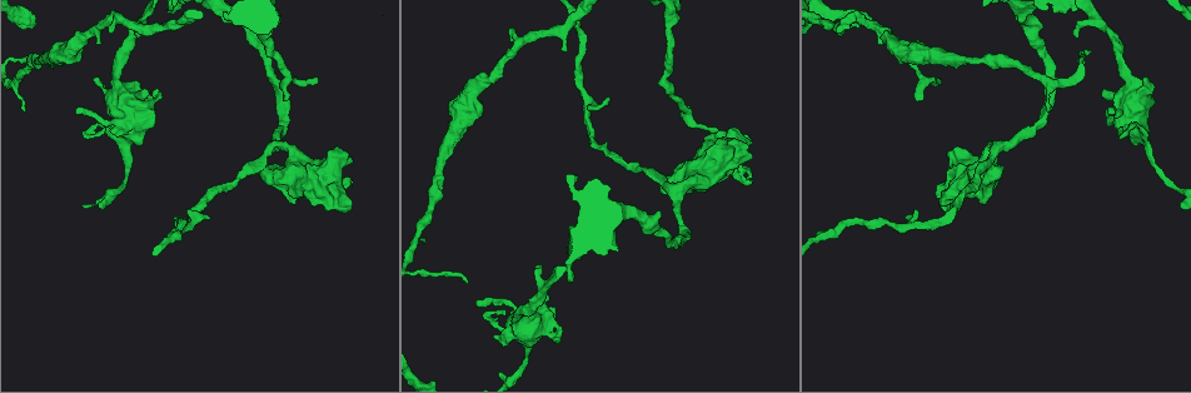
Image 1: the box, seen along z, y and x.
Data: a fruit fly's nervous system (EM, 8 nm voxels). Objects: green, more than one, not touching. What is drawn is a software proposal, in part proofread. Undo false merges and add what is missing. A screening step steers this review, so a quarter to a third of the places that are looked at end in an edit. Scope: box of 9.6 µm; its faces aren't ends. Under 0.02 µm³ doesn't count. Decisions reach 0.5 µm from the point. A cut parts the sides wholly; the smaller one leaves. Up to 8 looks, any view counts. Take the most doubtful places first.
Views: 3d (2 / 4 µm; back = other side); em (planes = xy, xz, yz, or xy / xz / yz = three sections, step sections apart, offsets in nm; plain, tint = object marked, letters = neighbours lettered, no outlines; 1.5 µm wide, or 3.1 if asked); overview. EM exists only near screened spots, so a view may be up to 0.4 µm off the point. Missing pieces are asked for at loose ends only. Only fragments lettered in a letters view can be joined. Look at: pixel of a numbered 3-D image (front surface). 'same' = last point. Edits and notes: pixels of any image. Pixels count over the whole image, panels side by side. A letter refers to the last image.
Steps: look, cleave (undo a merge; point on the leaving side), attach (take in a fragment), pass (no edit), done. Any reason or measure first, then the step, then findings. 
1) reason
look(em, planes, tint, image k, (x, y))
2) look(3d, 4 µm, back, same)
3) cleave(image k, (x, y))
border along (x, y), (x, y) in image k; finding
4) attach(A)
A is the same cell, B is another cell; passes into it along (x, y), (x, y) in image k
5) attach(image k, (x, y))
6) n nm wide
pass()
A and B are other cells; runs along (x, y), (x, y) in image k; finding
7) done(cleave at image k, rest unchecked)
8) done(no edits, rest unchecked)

thin end
look(3d, 4 µm, image 1, (687, 105))

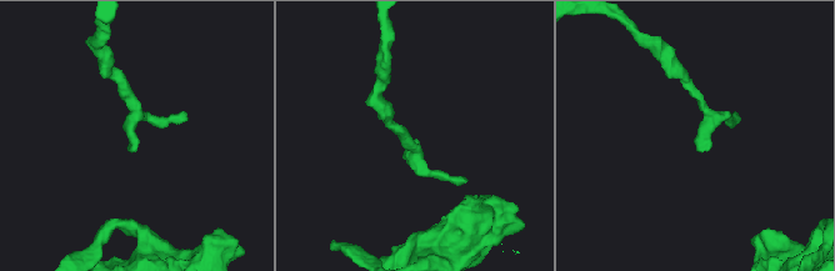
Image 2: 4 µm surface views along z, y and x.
look(em, planes, plain, image 2, (131, 150))

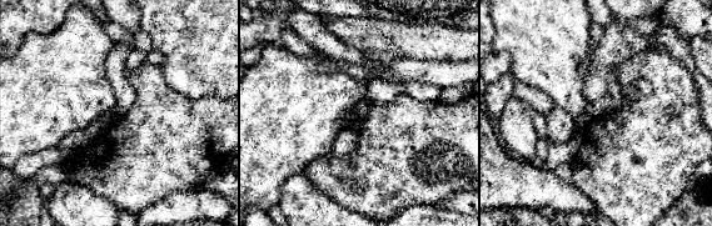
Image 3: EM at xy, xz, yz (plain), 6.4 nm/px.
what lies round it
look(em, planes, letters, same)

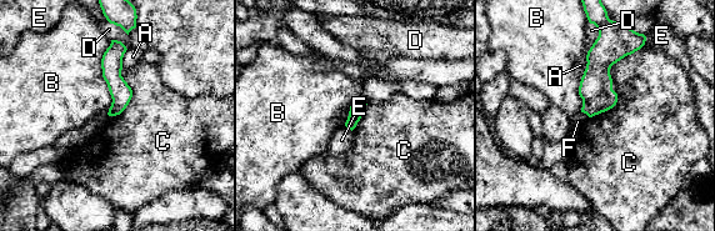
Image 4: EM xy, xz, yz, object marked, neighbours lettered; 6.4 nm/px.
pass()
A, B, C, D, E and F are other cells; border along (643, 45), (590, 117) in image 4; none of them fits

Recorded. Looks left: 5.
tapers out
look(3d, 4 µm, image 1, (1047, 110))

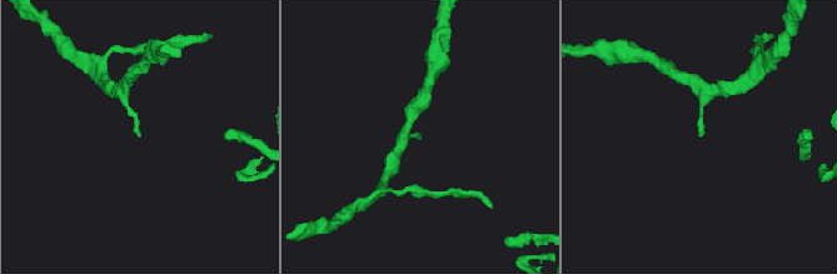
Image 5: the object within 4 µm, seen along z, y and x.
look(em, xy, step 8, letters, image 5, (419, 139))

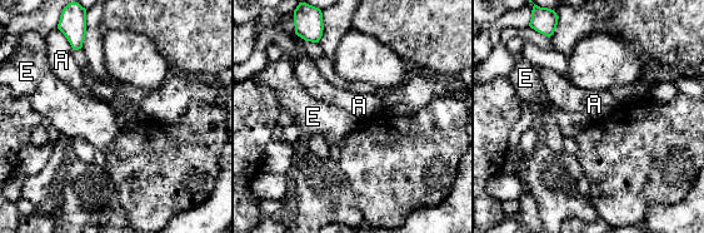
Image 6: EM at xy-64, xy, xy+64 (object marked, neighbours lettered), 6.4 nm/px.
look(em, planes, letters, same)

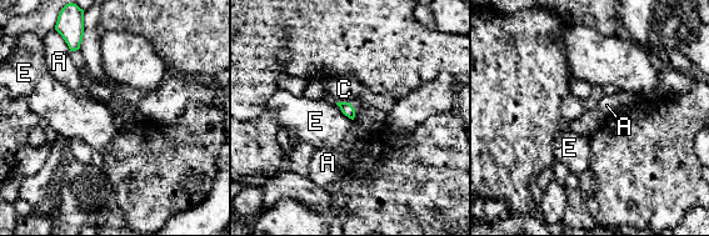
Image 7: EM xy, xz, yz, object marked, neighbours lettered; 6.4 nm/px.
pass()
A, C and E are other cells; border along (335, 104), (351, 120) in image 7; no lettered fragment goes on from it

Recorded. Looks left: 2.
done(no edits, rest unchecked)

